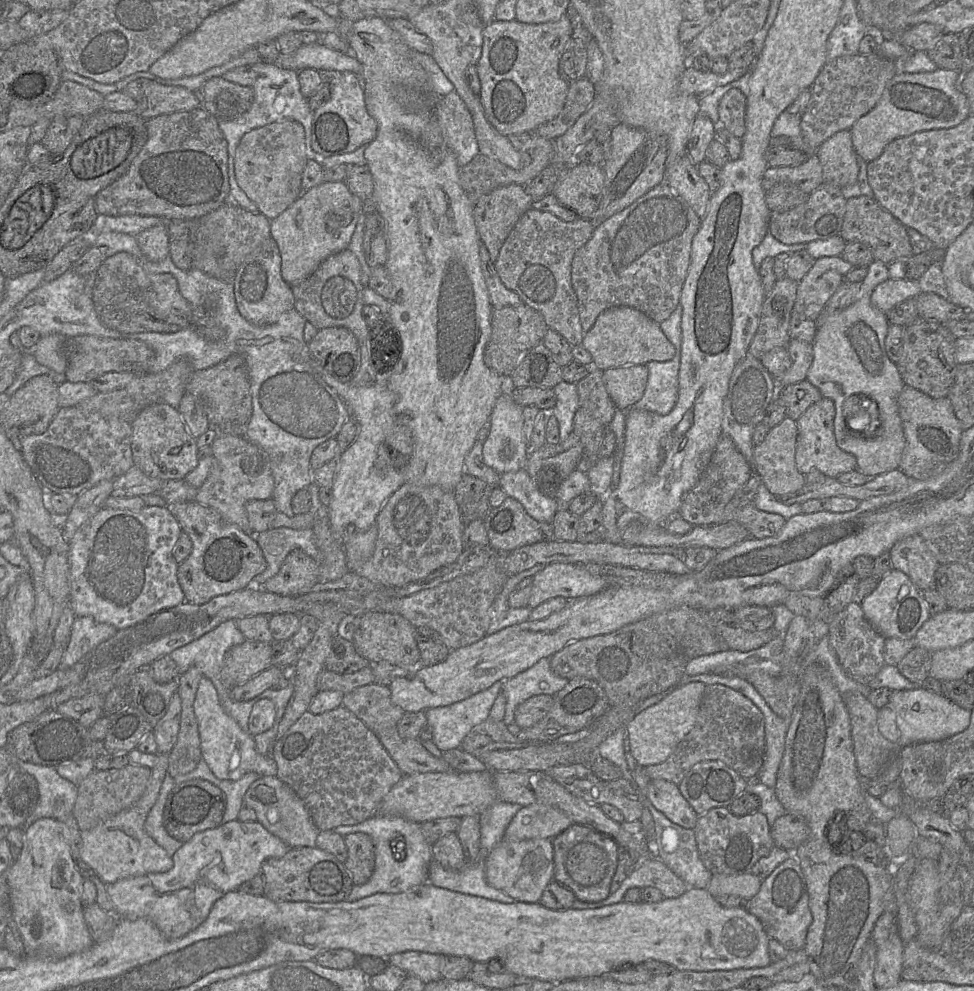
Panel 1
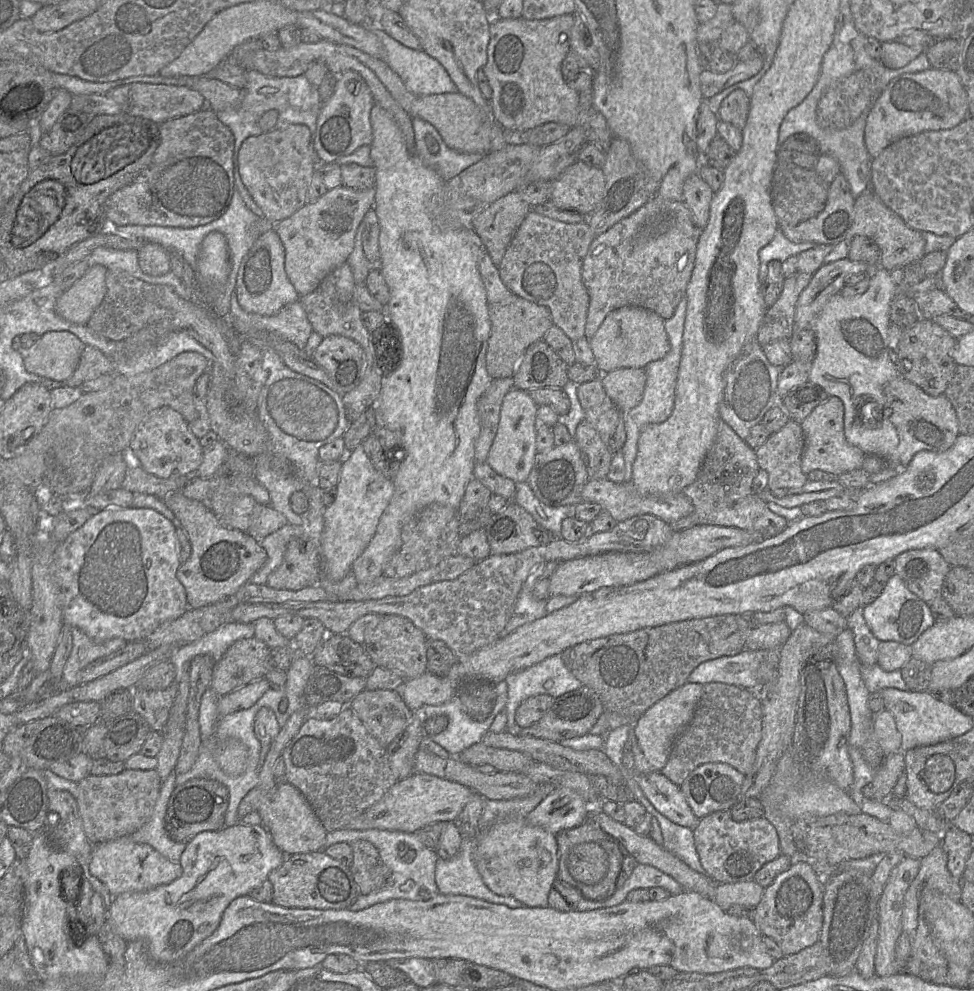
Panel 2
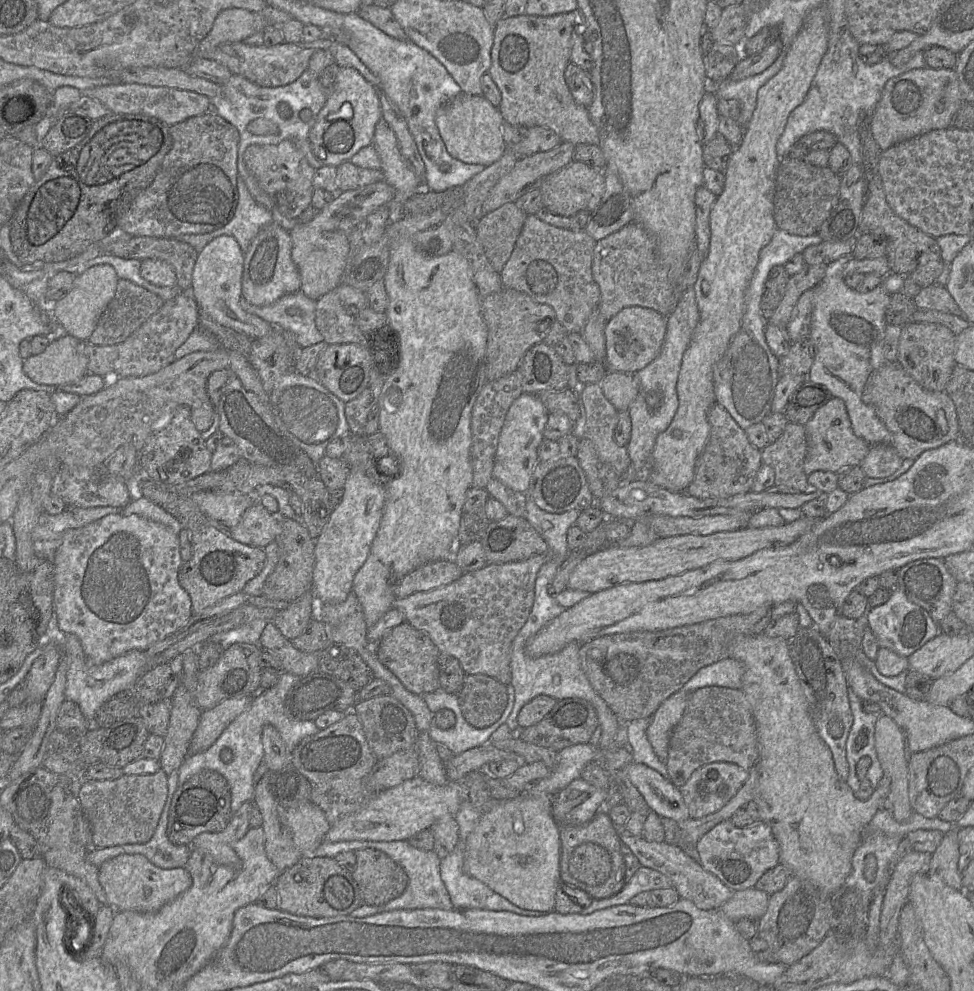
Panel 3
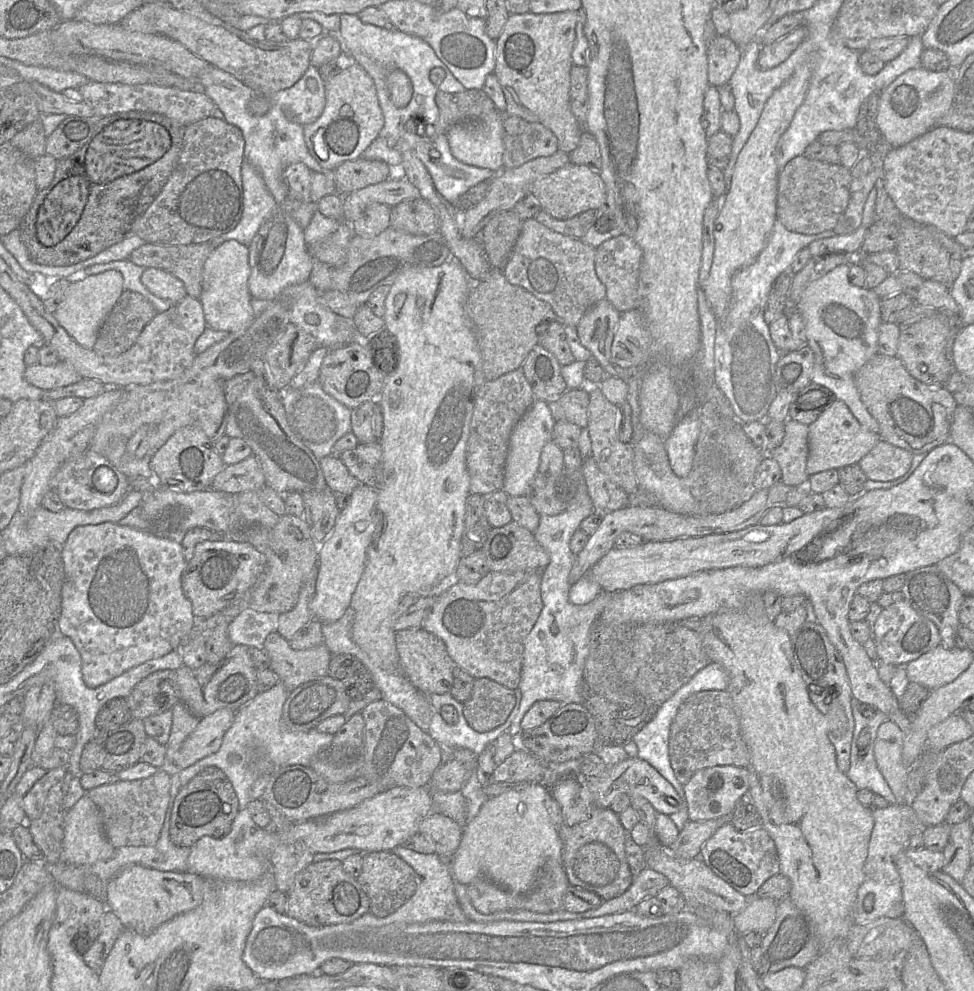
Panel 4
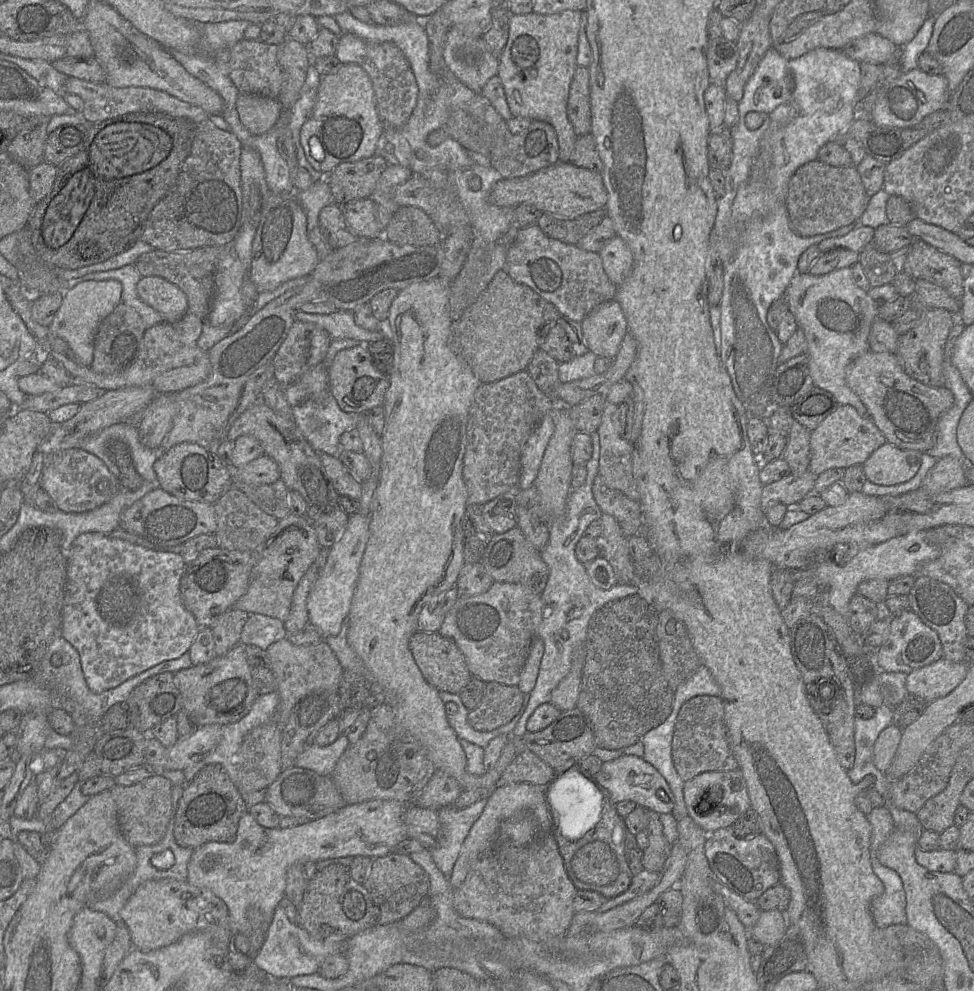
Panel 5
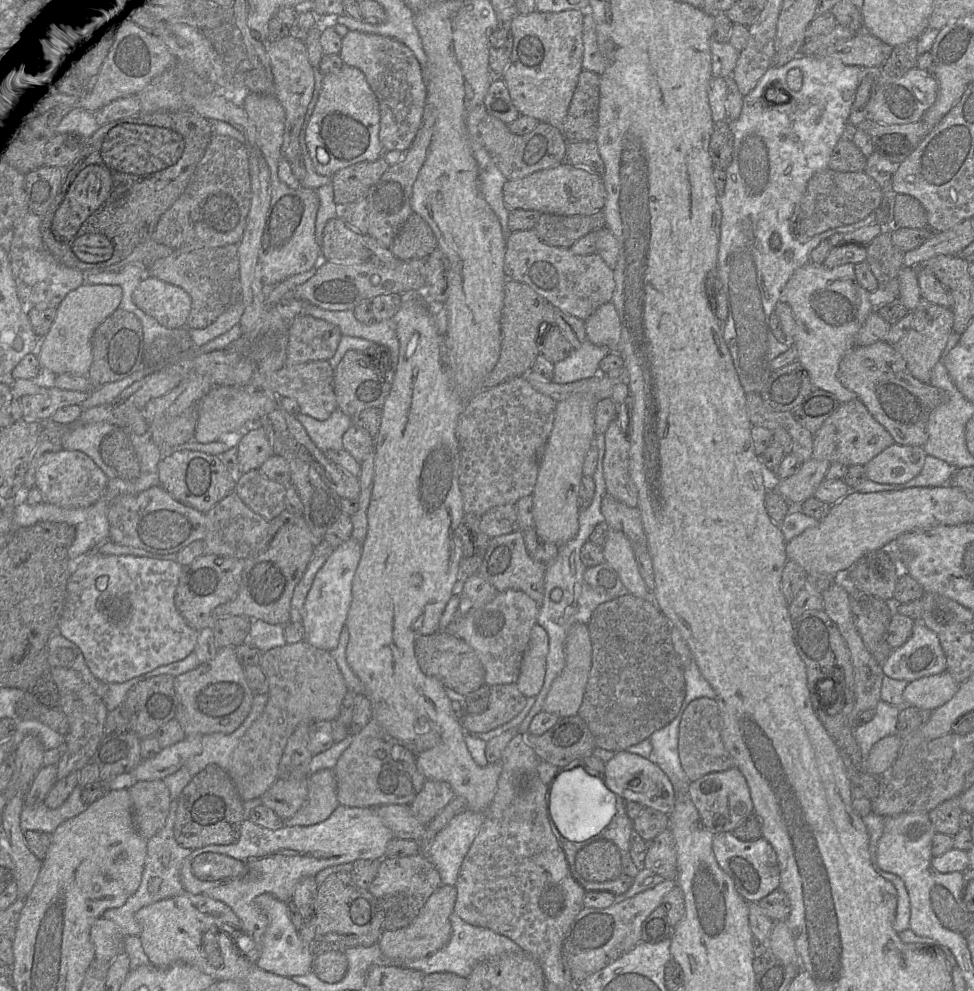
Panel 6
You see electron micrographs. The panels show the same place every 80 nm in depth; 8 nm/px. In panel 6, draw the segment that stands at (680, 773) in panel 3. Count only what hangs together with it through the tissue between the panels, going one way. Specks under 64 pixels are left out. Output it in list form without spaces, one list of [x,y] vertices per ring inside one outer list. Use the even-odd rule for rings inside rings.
[[[703,697],[688,704],[679,724],[678,753],[682,768],[691,782],[706,774],[735,767],[721,738],[720,713],[716,699]]]

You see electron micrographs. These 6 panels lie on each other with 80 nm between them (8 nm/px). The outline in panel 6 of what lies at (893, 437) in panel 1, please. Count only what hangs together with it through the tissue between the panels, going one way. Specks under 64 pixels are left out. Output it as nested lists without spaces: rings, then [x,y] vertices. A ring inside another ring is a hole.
[[[806,263],[798,268],[790,277],[783,290],[784,300],[792,309],[796,322],[796,333],[788,342],[792,343],[798,352],[797,360],[807,371],[814,388],[833,394],[840,405],[847,403],[857,396],[842,385],[838,379],[839,364],[843,356],[855,347],[855,338],[869,314],[874,310],[867,292],[858,283],[855,264],[844,264],[834,268],[827,268],[822,264]]]

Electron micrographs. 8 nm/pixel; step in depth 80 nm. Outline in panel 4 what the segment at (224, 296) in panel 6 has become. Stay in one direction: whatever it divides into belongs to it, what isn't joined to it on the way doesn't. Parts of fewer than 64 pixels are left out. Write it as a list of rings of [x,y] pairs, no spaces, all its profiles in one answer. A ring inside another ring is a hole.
[[[145,242],[130,254],[128,260],[142,268],[164,270],[184,285],[187,295],[199,299],[205,261],[214,247],[200,244],[154,244]]]

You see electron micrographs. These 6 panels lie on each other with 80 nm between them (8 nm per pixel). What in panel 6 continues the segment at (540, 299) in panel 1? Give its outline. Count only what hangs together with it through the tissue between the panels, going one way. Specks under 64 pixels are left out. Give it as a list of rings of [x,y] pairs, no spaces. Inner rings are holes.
[[[535,229],[510,232],[505,254],[507,279],[523,283],[562,312],[585,322],[600,306],[612,302],[614,271],[600,255],[576,255],[543,242]]]

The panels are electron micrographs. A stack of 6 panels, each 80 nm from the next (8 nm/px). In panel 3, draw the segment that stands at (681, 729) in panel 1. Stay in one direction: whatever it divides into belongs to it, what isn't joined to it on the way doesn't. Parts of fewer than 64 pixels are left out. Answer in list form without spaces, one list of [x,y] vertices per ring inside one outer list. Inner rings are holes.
[[[679,690],[667,698],[650,717],[647,738],[658,758],[666,762],[669,741],[688,704],[689,693]]]

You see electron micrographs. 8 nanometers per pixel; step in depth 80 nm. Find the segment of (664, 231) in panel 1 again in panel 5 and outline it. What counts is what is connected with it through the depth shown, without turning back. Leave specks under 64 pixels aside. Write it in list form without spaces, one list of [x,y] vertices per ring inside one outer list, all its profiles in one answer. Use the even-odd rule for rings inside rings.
[[[616,235],[602,247],[598,254],[610,281],[616,287],[620,286],[633,268],[633,255],[629,246],[621,237]]]

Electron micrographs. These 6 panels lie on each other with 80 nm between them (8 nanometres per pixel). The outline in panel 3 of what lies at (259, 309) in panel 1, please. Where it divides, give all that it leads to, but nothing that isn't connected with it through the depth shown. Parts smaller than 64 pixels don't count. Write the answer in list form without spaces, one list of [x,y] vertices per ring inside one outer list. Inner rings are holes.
[[[272,222],[258,233],[245,253],[242,298],[255,306],[267,306],[300,288],[300,274],[291,257],[290,231]]]

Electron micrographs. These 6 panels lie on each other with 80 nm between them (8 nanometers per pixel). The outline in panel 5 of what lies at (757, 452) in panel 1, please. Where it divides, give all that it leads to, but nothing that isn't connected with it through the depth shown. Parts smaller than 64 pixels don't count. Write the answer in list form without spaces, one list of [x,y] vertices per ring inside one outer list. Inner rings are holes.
[[[793,416],[787,444],[781,458],[787,461],[791,474],[801,475],[809,469],[810,431]]]

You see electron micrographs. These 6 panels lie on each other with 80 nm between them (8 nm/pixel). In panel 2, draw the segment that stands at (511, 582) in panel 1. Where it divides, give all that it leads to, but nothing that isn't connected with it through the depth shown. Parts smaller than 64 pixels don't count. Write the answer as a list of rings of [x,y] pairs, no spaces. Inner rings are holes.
[[[554,563],[543,564],[529,574],[515,603],[512,617],[505,626],[504,636],[518,627],[543,618],[548,614],[546,601],[535,599],[533,589],[538,580],[549,577],[550,570],[554,566]]]

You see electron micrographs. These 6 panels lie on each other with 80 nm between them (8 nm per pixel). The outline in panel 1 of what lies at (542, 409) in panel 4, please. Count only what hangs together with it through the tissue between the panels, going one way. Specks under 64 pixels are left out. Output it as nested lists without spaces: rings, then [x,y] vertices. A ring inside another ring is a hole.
[[[509,389],[497,400],[489,419],[489,434],[483,442],[482,455],[487,466],[503,474],[524,468],[530,454],[530,446],[523,431],[523,406],[517,404]]]

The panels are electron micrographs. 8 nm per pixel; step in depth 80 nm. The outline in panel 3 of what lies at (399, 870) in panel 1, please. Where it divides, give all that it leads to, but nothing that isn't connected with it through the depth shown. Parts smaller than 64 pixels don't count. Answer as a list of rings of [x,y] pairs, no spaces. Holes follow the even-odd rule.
[[[355,840],[355,841],[341,841],[341,842],[329,842],[329,841],[322,841],[322,843],[318,846],[316,851],[312,854],[304,854],[304,855],[315,855],[318,857],[329,857],[334,858],[341,852],[351,851],[354,852],[358,849],[365,849],[365,848],[372,848],[378,850],[380,852],[385,853],[388,855],[396,864],[401,866],[405,873],[408,876],[408,887],[405,892],[398,898],[392,900],[391,902],[382,905],[382,906],[371,906],[368,904],[363,904],[357,909],[355,909],[350,916],[357,917],[357,918],[365,918],[376,913],[384,912],[384,911],[392,911],[392,910],[416,910],[416,909],[441,909],[441,910],[453,910],[454,906],[450,899],[449,893],[441,879],[440,876],[440,861],[441,859],[434,851],[424,851],[419,850],[411,846],[407,840],[401,841],[364,841],[364,840]]]

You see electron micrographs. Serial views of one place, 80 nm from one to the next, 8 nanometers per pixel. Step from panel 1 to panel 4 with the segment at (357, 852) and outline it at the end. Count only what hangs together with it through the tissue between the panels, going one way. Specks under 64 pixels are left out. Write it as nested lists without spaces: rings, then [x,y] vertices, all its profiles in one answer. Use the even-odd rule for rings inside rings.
[[[391,851],[360,854],[363,857],[362,871],[356,880],[369,897],[370,912],[378,918],[387,917],[414,895],[421,879],[409,864]]]

